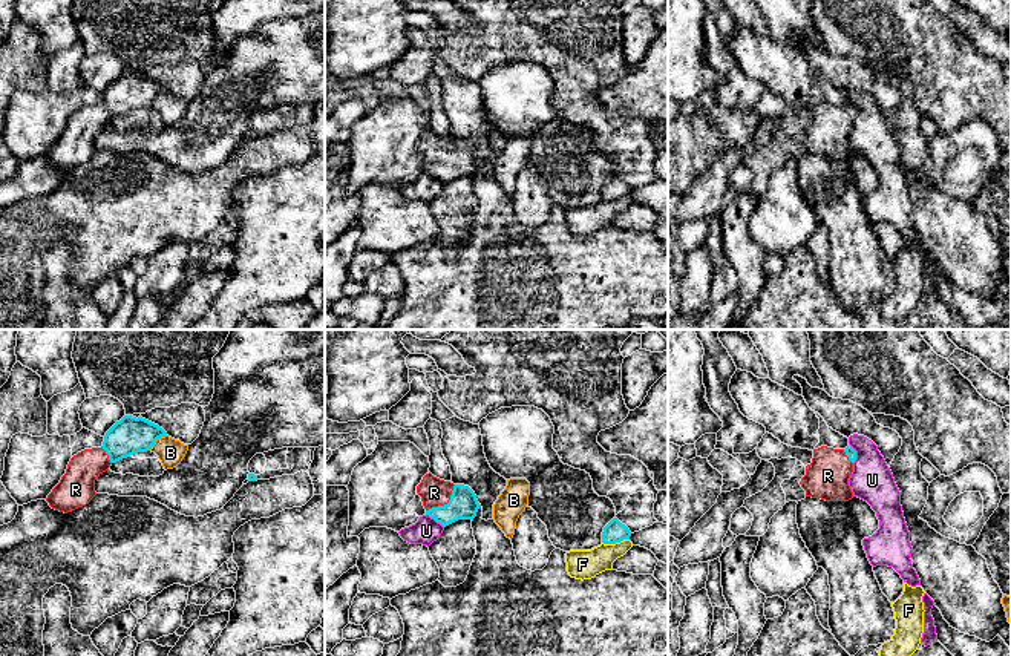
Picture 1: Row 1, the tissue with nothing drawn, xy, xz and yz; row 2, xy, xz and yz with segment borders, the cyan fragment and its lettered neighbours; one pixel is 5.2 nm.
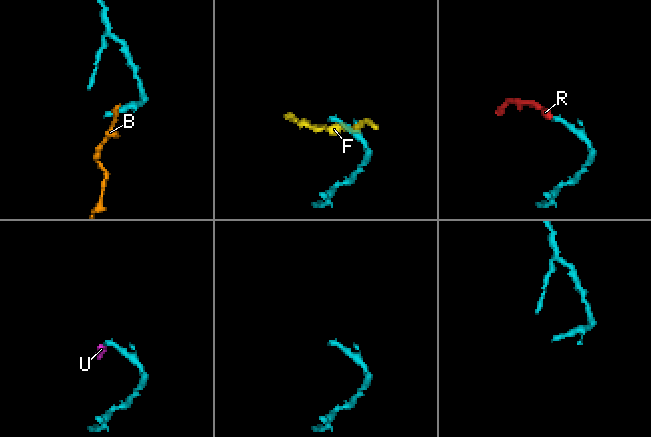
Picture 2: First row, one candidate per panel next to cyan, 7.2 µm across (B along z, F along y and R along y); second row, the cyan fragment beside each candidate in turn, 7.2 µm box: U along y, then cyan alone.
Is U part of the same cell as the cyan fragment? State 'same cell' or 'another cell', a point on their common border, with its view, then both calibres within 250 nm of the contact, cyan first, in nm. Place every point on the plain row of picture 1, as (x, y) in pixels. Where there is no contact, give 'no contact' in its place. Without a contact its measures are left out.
another cell | xz (435, 177) | 160/140 nm

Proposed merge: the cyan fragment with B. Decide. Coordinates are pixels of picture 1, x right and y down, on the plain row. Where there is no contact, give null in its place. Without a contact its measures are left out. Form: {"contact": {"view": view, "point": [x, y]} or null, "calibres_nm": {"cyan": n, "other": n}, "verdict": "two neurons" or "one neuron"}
{"contact": {"view": "xy", "point": [157, 95]}, "calibres_nm": {"cyan": 200, "other": 140}, "verdict": "two neurons"}

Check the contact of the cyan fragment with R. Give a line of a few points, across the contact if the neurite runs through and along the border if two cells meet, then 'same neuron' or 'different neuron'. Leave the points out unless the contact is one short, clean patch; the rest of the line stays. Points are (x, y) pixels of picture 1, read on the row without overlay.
xz (463, 161), (444, 161), (434, 149) | same neuron

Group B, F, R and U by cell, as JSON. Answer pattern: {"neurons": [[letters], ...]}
{"neurons": [["B"], ["F"], ["R"], ["U"]]}

